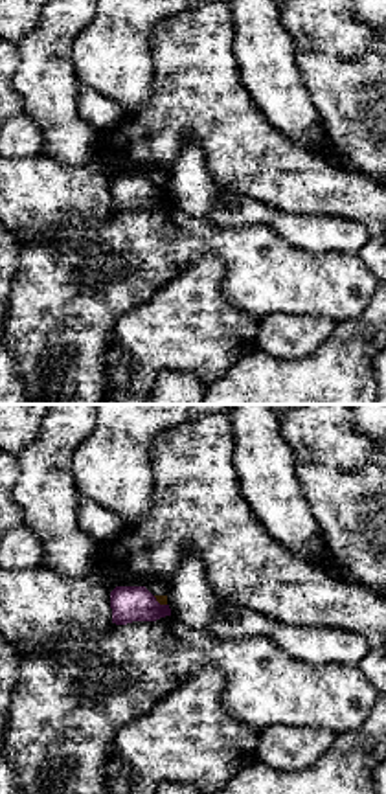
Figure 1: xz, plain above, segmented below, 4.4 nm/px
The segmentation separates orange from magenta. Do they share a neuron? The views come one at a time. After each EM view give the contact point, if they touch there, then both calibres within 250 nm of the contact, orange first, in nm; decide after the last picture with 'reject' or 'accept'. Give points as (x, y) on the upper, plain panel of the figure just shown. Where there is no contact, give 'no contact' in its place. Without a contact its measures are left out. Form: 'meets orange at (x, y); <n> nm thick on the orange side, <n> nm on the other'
meets orange at (160, 192); 50 nm thick on the orange side, 160 nm on the other

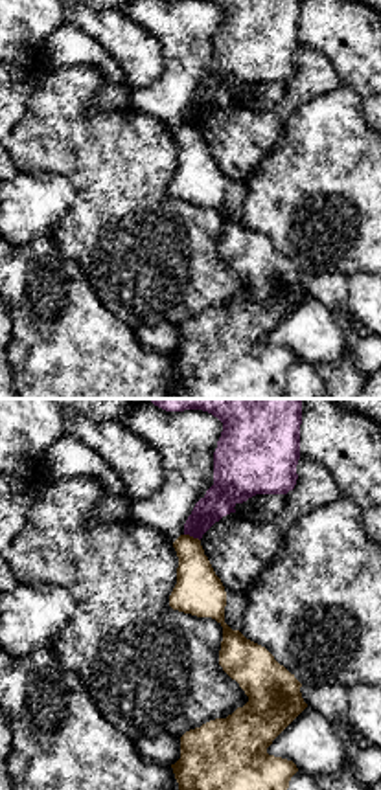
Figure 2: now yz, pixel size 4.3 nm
meets orange at (192, 125); 200 nm thick on the orange side, 140 nm on the other

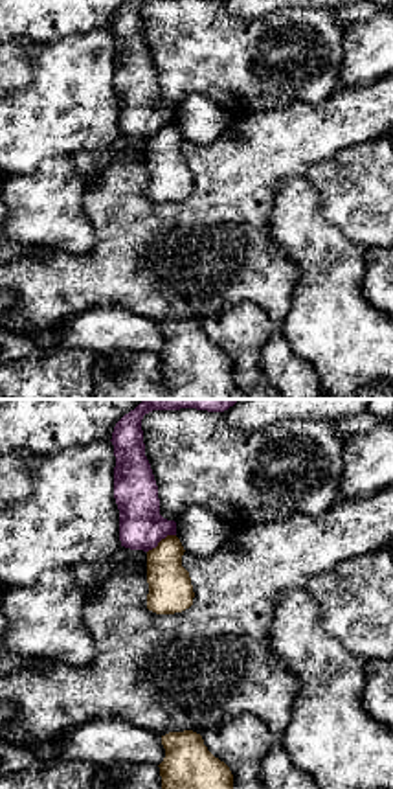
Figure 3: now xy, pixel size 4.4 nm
meets orange at (160, 129); 190 nm thick on the orange side, 200 nm on the other

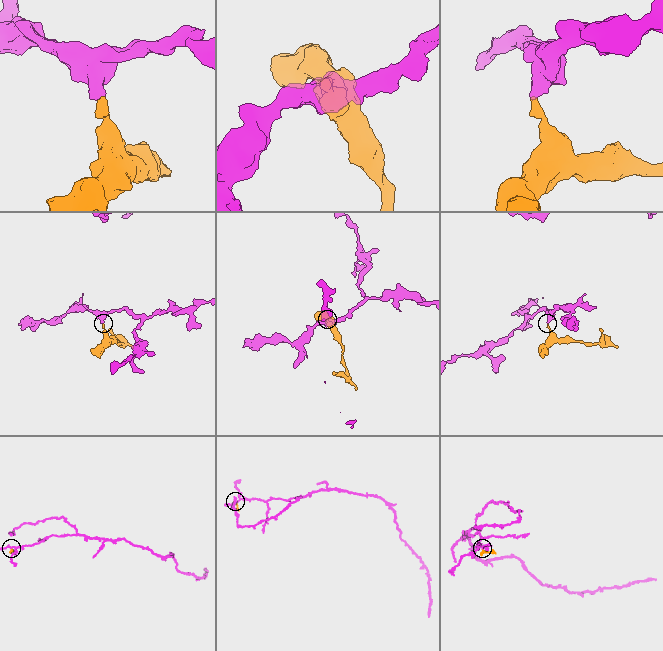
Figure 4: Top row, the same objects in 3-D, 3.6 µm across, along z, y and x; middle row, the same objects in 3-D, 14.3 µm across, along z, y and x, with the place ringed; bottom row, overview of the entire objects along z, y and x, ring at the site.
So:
reject

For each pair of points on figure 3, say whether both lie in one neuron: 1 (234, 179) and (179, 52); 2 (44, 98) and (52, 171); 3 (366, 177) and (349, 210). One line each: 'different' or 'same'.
1: different
2: different
3: same

